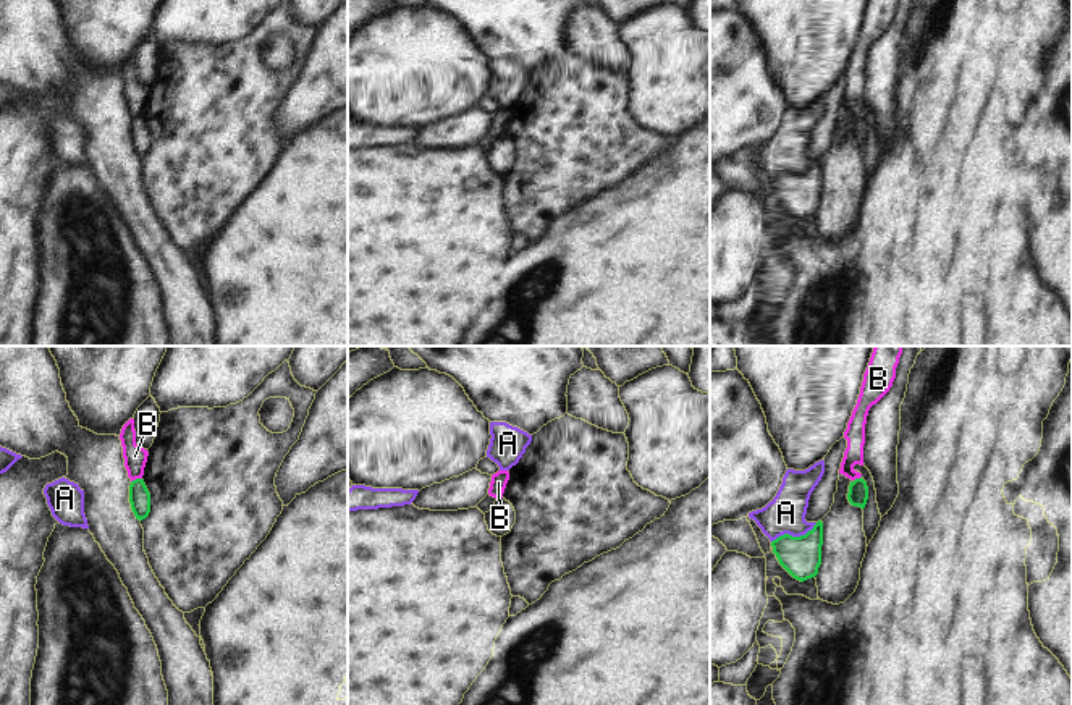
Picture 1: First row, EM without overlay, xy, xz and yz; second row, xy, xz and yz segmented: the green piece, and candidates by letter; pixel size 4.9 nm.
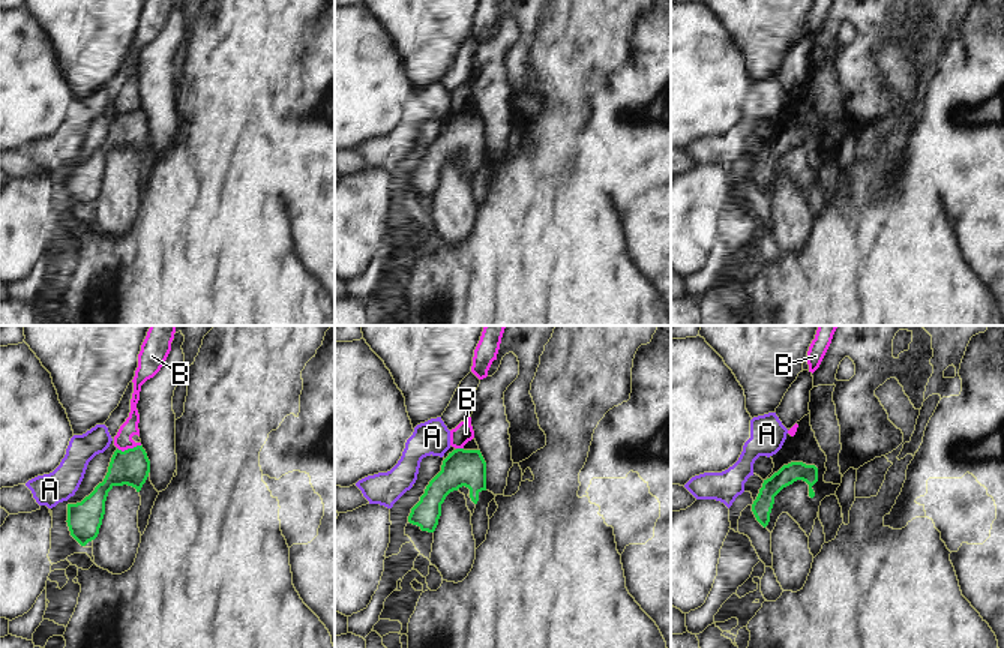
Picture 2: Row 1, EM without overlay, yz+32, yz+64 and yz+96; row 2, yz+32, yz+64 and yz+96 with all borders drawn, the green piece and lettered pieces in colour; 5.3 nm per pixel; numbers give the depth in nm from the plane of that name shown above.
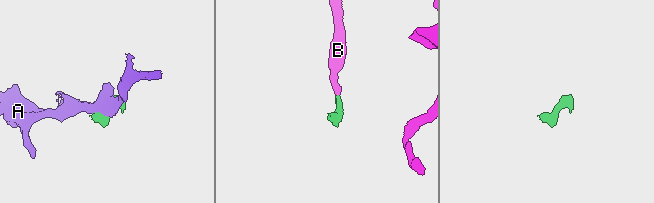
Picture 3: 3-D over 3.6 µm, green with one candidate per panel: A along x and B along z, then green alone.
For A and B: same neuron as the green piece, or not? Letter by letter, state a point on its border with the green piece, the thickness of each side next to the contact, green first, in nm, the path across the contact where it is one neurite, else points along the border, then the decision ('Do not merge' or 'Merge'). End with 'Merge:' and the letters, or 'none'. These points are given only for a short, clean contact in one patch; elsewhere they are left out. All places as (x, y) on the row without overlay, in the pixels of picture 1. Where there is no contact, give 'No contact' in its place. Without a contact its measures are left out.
A: Touches green at yz (794, 175). Thickness 200 nm (green) against 190 nm. Boundary: yz (817, 160), (804, 172), (781, 172), (772, 180). Do not merge
B: Touches green at xy (136, 117). Thickness 110 nm (green) against 110 nm. Boundary: xy (141, 115), (131, 120). Do not merge
Merge: none

